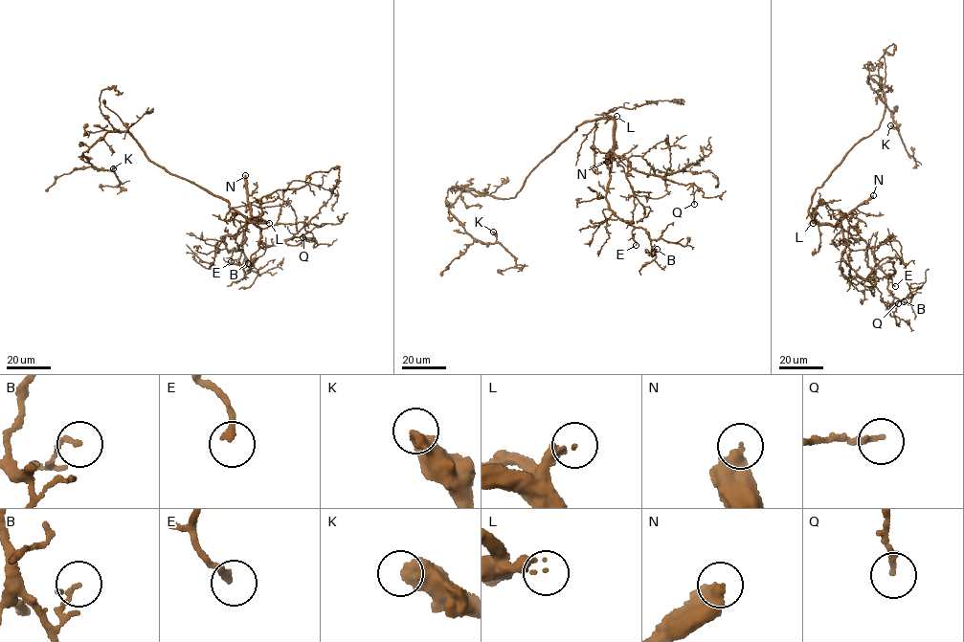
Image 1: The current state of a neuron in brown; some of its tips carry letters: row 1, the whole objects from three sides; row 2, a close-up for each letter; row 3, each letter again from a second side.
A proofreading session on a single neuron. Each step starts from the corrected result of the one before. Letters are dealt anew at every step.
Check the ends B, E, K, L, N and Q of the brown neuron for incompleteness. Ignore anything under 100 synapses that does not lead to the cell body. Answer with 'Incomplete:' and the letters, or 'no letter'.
Incomplete: L, N

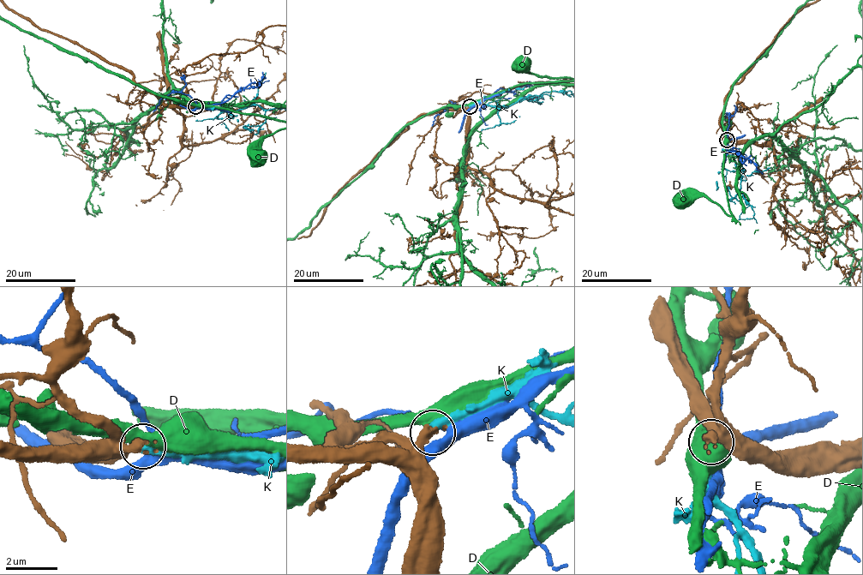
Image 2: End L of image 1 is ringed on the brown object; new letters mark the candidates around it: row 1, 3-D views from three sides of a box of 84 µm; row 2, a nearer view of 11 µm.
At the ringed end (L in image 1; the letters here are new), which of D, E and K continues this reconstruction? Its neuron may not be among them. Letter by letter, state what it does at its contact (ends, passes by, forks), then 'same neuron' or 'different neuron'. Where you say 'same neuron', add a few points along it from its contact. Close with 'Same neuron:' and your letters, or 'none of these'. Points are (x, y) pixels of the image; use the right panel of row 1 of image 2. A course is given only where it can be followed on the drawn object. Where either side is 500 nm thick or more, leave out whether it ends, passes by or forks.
D: it passes by | different neuron
E: it forks | different neuron
K: it ends | same neuron
Same neuron: K

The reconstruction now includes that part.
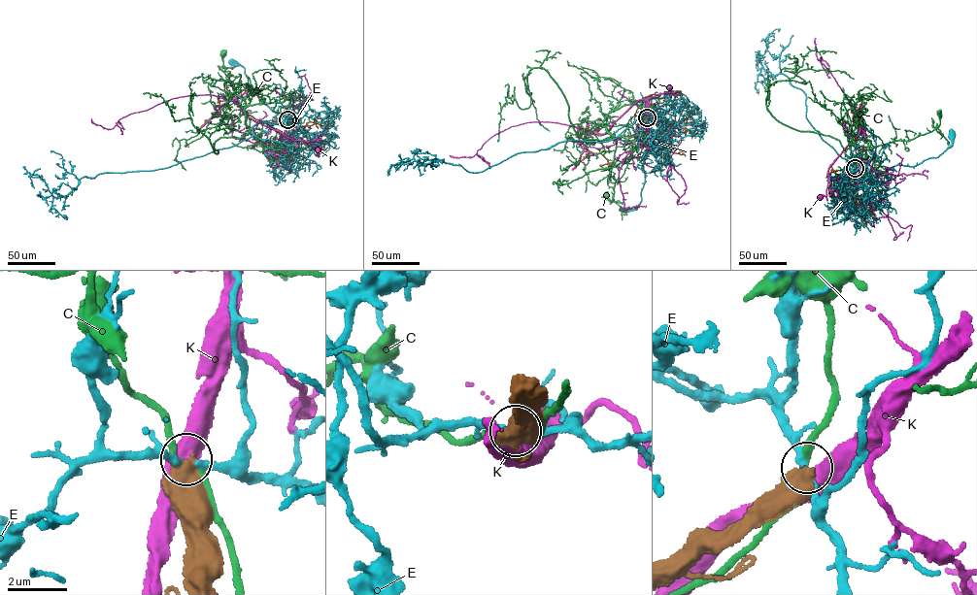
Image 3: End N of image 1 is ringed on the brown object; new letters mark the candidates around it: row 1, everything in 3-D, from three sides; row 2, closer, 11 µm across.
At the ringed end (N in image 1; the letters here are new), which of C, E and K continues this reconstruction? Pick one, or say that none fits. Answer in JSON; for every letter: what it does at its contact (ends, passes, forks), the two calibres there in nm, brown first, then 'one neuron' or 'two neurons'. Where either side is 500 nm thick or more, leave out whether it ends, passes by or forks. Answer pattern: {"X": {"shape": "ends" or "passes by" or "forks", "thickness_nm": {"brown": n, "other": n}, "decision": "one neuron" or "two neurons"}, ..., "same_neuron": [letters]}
{"C": {"thickness_nm": {"brown": 800, "other": 200}, "decision": "two neurons"}, "E": {"thickness_nm": {"brown": 600, "other": 240}, "decision": "two neurons"}, "K": {"thickness_nm": {"brown": 800, "other": 600}, "decision": "two neurons"}, "same_neuron": []}

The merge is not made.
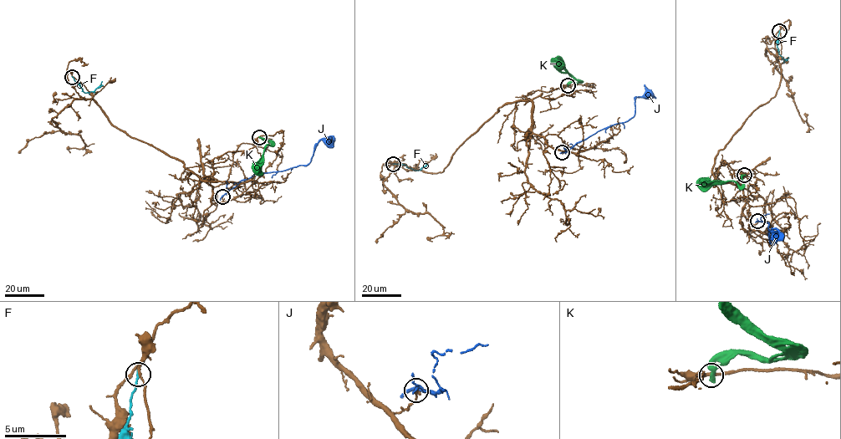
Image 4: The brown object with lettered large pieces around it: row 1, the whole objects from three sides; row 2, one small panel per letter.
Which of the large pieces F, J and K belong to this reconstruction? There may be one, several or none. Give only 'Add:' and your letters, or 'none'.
Add: none

